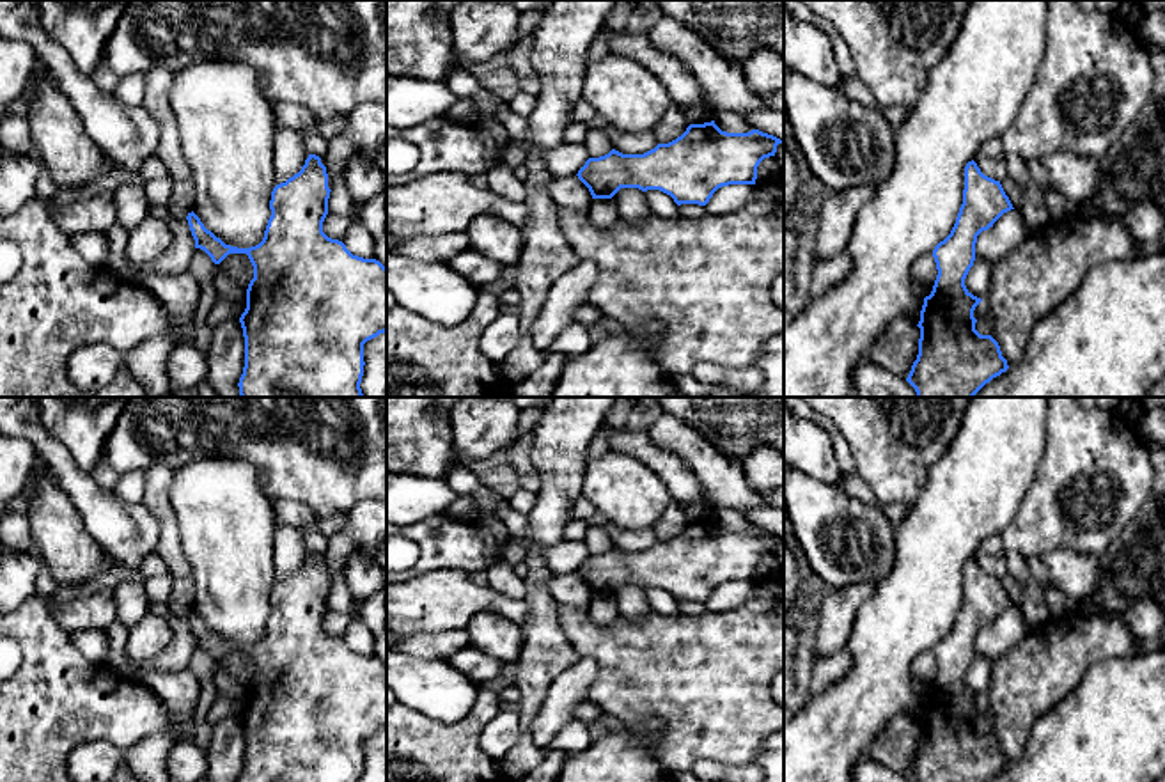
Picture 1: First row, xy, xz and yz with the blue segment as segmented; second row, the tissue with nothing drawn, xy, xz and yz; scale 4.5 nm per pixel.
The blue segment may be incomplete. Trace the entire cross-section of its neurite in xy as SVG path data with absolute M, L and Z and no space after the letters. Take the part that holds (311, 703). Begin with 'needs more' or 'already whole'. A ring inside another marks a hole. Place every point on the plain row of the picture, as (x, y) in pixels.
already whole; M309 551L298 571L273 585L264 635L250 645L225 642L193 608L186 614L195 645L204 647L215 661L229 651L246 651L254 663L246 706L239 715L245 764L238 782L360 782L365 762L364 741L387 729L387 665L376 656L353 653L342 638L323 630L330 589L326 564L319 553Z

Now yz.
already whole; M973 557L968 559L963 601L956 621L950 631L933 647L938 672L920 708L917 722L920 725L919 752L906 775L910 782L986 782L1009 766L998 739L991 732L981 732L975 727L973 708L982 697L966 686L965 676L975 658L977 633L993 624L1011 606L1014 605L1000 578L984 573Z

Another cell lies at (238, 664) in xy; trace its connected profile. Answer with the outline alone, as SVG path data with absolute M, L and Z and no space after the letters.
M229 651L220 663L227 674L248 686L248 681L254 676L254 663L246 651Z

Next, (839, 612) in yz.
M860 582L846 587L832 587L821 606L816 635L816 660L846 647L860 606L876 592L874 582Z

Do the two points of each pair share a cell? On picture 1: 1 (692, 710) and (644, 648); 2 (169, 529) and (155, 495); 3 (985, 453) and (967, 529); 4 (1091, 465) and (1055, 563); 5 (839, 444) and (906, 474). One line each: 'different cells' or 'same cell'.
1: same cell
2: same cell
3: same cell
4: different cells
5: different cells

